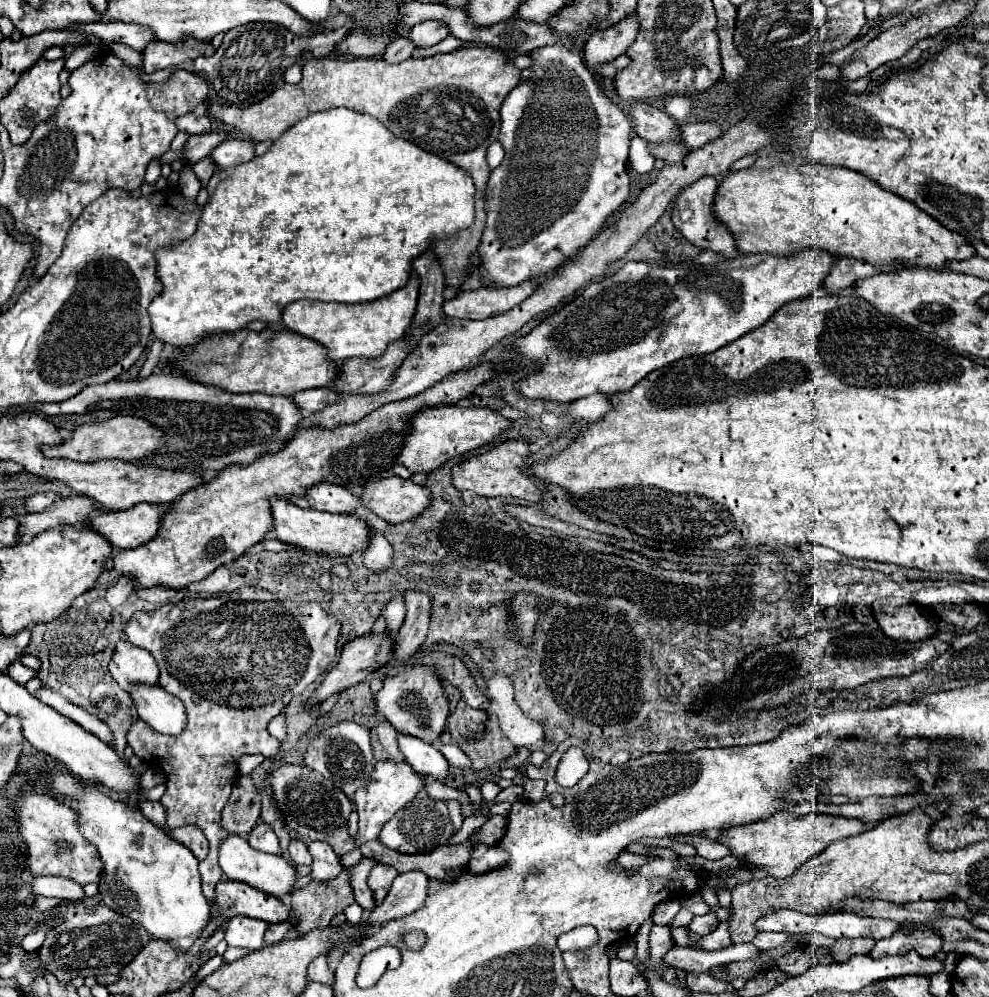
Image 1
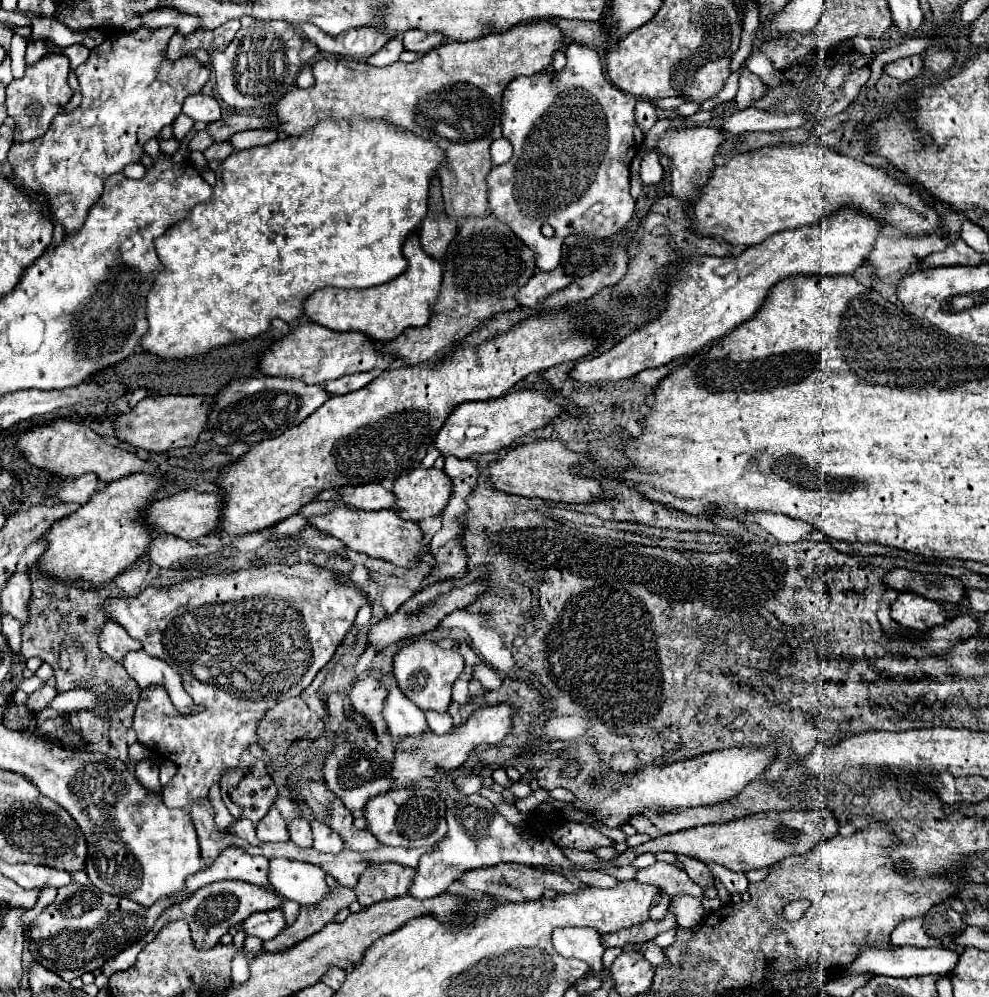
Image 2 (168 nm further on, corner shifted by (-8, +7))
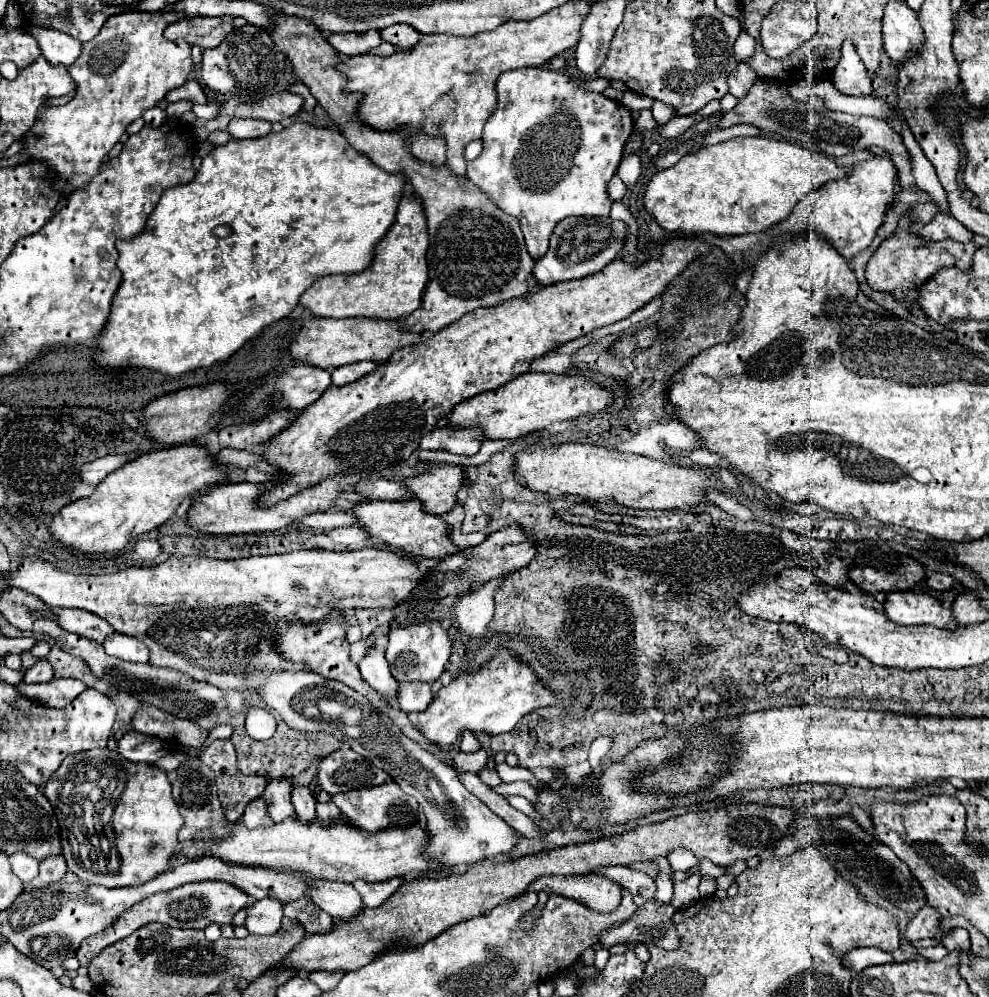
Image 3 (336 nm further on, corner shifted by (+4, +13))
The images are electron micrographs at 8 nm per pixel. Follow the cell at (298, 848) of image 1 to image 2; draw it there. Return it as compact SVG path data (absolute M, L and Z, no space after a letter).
M295 819L287 825L291 841L299 847L313 847L313 835L311 835L311 825L305 819Z

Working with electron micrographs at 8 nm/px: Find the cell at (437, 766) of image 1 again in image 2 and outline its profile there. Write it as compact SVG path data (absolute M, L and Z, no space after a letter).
M395 685L389 689L383 715L391 735L395 737L421 737L425 731L429 731L425 713L415 703L411 703Z

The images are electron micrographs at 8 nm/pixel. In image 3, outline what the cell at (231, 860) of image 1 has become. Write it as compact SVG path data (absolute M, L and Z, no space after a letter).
M301 875L303 881L307 881L311 887L309 897L315 905L319 905L325 913L329 913L337 921L349 921L359 911L363 911L363 901L353 885L345 883L331 883L331 881L315 881L307 875Z

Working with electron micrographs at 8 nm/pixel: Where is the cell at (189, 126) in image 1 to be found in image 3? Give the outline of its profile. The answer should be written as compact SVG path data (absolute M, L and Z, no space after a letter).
M187 81L185 85L181 85L181 87L173 89L171 93L167 93L165 99L171 101L171 103L173 101L181 101L181 99L193 101L193 103L207 103L205 93L203 93L203 89L201 89L201 85L197 81Z

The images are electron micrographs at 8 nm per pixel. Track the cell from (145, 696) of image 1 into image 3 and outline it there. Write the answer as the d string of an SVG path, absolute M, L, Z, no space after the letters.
M115 631L113 637L105 637L103 647L109 655L119 657L123 661L137 661L137 663L149 661L149 649L137 637L129 637L129 635Z

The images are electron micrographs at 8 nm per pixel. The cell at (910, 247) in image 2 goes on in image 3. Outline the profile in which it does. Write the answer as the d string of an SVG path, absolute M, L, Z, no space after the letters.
M935 215L935 219L927 225L921 225L917 229L917 233L923 237L923 239L929 239L929 241L943 241L943 239L953 239L953 241L971 241L973 239L973 233L969 233L969 229L965 229L955 217L951 215Z

